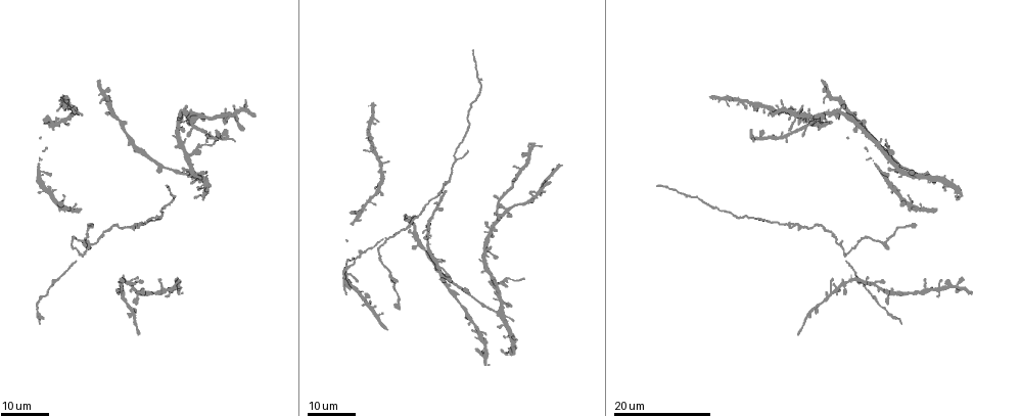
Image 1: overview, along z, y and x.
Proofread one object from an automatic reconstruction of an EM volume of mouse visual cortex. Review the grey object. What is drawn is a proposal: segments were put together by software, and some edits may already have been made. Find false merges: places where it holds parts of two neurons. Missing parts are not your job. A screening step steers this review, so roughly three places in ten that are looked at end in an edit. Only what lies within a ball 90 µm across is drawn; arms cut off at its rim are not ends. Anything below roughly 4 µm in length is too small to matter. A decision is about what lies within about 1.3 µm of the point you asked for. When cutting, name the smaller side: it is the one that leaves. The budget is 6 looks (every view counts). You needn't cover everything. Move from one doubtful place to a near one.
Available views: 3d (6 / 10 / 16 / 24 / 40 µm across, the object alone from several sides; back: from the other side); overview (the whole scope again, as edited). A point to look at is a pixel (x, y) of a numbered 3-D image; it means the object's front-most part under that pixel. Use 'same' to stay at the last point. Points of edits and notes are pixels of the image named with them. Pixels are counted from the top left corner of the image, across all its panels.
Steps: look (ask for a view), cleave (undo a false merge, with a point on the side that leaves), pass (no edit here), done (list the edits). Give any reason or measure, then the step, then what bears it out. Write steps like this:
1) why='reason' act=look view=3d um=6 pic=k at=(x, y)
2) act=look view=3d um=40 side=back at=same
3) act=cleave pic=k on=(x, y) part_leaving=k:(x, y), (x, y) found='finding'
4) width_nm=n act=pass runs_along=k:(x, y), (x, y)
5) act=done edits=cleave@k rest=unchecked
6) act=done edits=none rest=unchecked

why='four arms meet' act=look view=3d um=16 pic=1 at=(838, 288)

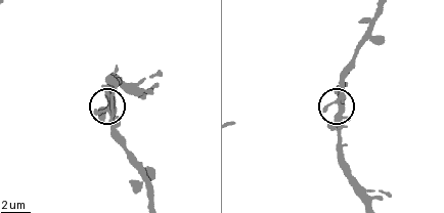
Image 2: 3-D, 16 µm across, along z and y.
act=look view=3d um=6 pic=2 at=(341, 106)

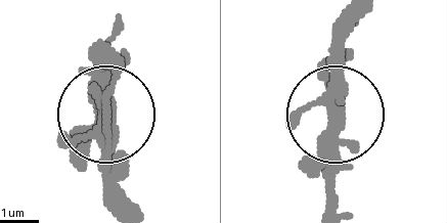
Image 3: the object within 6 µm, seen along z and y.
why='from behind' act=look view=3d um=6 side=back pic=3 at=(338, 118)

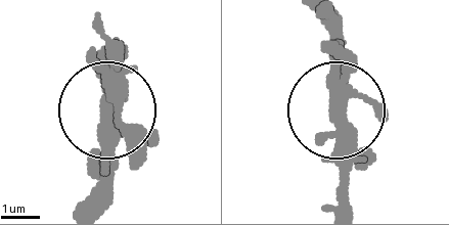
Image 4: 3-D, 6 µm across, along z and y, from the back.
side_arm_um=13 act=pass found='all the same neuron'

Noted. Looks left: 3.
why='three-way junction' act=look view=3d um=24 pic=1 at=(385, 238)

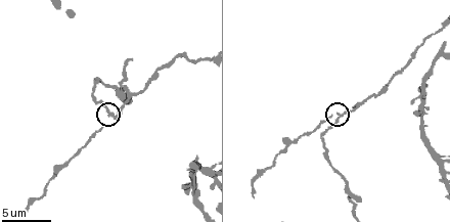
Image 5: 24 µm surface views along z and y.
why='zoom in' act=look view=3d um=6 pic=5 at=(108, 114)

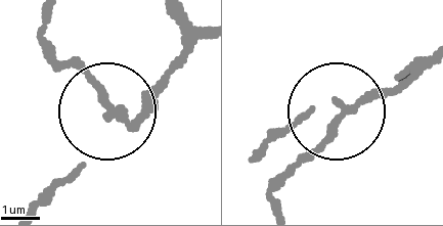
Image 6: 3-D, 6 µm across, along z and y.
arms=3 act=cleave pic=6 on=(93, 86) part_leaving=6:(122, 115), (56, 49), (47, 20) found='two neurons meet here'

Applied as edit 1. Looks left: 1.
act=done edits=cleave@6 rest=unchecked

